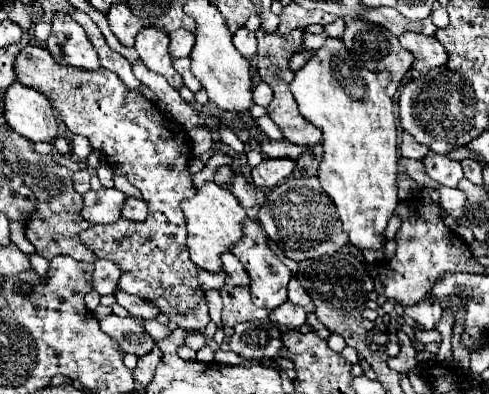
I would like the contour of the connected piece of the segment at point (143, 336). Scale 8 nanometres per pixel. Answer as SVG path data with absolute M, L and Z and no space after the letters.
M110 314L100 322L100 328L116 344L120 344L124 352L134 356L144 356L156 344L154 338L142 328L142 318L134 318L134 316L120 318L116 314Z

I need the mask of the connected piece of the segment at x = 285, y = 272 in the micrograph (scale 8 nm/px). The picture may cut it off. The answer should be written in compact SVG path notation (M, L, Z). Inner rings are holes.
M248 218L244 226L246 226L246 228L244 228L244 238L242 238L238 244L234 244L234 246L230 248L230 252L234 252L234 254L244 262L244 266L246 266L250 278L252 278L250 292L252 292L254 304L260 306L260 308L266 308L268 312L272 312L274 308L282 306L282 304L288 300L286 286L288 286L288 282L290 282L290 278L292 278L292 270L286 268L286 266L270 252L268 244L266 244L266 232L264 232L264 228L262 228L256 220L250 220L250 218Z

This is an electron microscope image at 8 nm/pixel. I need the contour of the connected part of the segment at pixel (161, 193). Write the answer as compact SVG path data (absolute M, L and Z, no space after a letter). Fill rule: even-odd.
M28 44L16 56L14 70L22 84L38 88L38 92L44 92L52 100L52 106L72 134L86 136L92 148L108 156L108 164L120 164L120 170L150 204L144 222L122 218L122 226L90 226L80 234L82 244L98 258L114 260L120 266L122 278L118 288L154 304L178 328L204 332L210 322L208 300L196 278L198 266L186 252L186 220L180 208L182 200L196 192L188 170L188 140L184 130L142 94L128 92L110 70L82 72L82 68L54 64L50 52L34 44Z

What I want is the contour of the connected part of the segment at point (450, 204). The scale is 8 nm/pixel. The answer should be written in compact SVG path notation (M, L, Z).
M438 186L436 190L440 194L440 204L446 210L446 214L460 218L462 208L466 204L466 194L460 188L446 188L446 186Z

